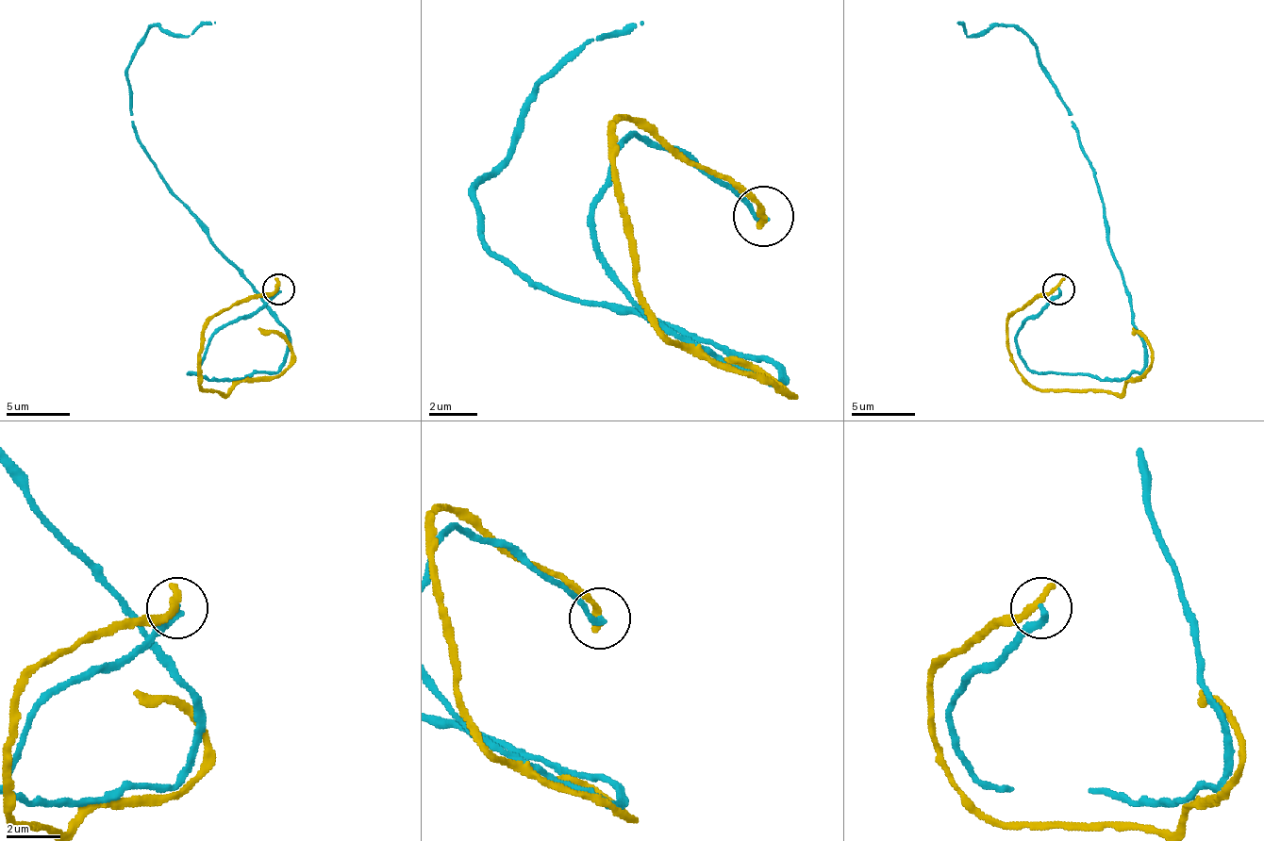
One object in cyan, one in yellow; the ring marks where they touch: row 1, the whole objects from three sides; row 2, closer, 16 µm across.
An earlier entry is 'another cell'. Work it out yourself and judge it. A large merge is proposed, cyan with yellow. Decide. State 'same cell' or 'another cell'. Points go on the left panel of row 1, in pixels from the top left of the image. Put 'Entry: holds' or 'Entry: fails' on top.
Entry: holds
another cell

